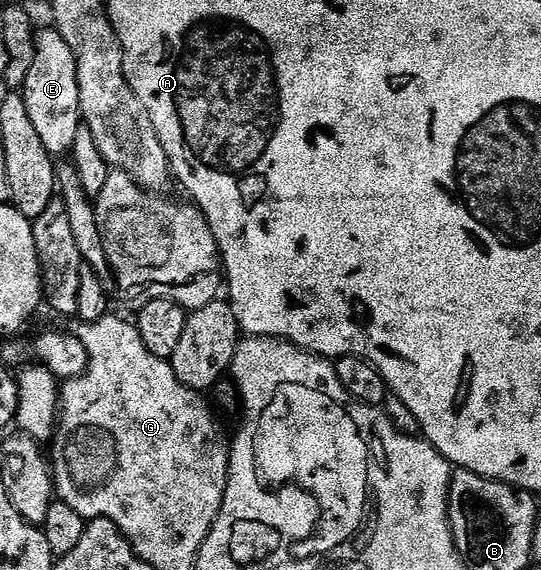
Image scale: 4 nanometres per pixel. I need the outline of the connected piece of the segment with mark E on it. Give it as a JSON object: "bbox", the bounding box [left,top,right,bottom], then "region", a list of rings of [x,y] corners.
{"bbox":[21,26,81,158],"region":[[[54,26],[40,27],[35,33],[33,66],[29,66],[29,74],[23,83],[21,95],[25,110],[29,110],[29,119],[33,121],[47,153],[52,158],[66,157],[77,142],[77,130],[81,126],[77,62],[69,42],[61,38]]]}

